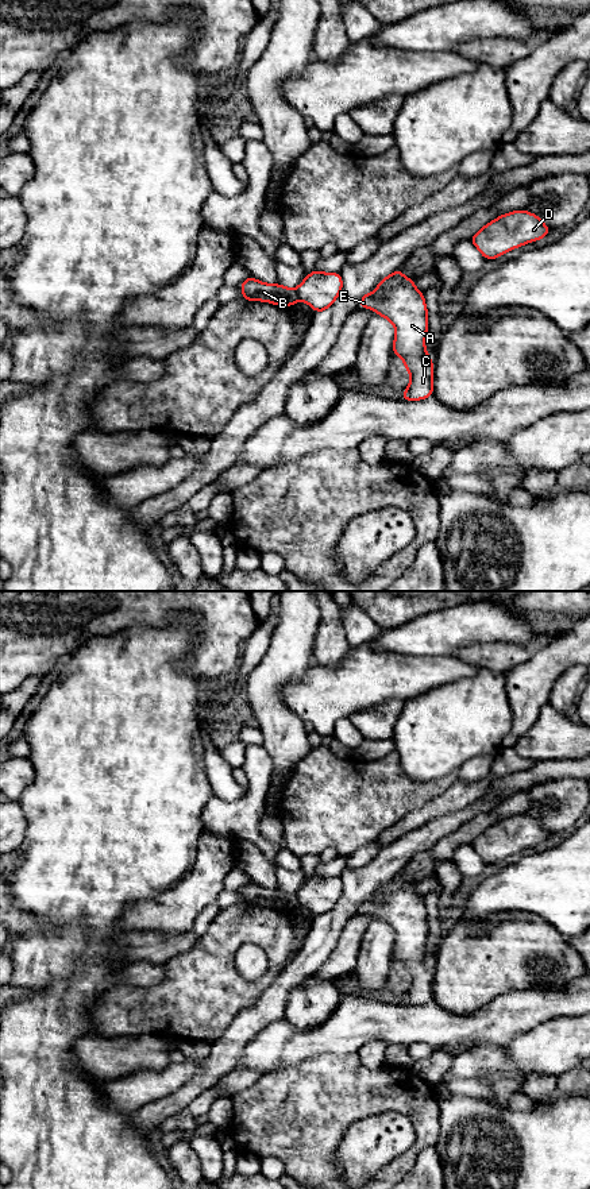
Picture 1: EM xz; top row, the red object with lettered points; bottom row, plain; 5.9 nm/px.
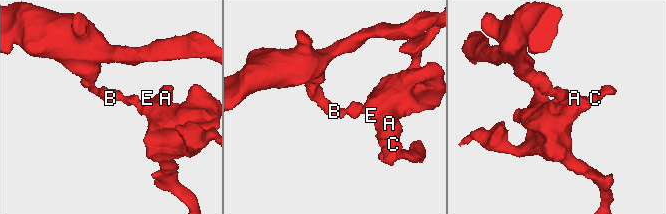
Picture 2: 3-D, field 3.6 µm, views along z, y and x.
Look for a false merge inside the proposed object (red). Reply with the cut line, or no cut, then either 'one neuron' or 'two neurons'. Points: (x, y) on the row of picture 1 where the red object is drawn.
cut in xz along (294, 289), (299, 298); two neurons

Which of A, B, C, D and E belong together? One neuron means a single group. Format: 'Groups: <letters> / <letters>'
Groups: A C D E / B

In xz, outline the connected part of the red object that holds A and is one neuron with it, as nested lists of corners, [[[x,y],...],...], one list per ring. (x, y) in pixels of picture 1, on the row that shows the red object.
[[[400,267],[358,301],[358,308],[374,309],[396,328],[393,355],[404,359],[404,368],[410,374],[401,401],[433,395],[433,362],[425,350],[428,309],[424,292],[414,287],[414,279],[405,278]]]

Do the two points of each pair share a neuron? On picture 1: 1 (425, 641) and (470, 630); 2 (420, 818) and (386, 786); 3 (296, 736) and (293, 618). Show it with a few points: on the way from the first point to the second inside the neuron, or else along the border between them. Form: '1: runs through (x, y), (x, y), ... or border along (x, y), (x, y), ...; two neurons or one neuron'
1: runs through (436, 633), (459, 630); one neuron
2: border along (440, 795), (409, 811), (386, 829); two neurons
3: runs through (272, 706), (272, 674), (289, 656), (292, 648); one neuron

